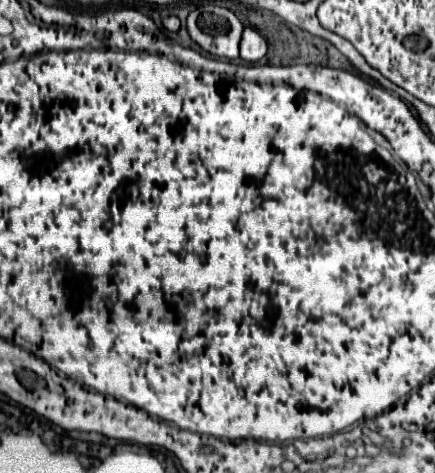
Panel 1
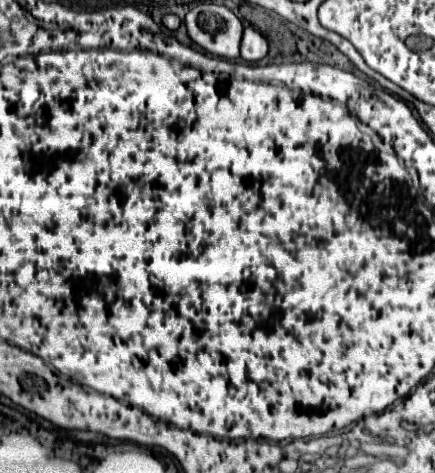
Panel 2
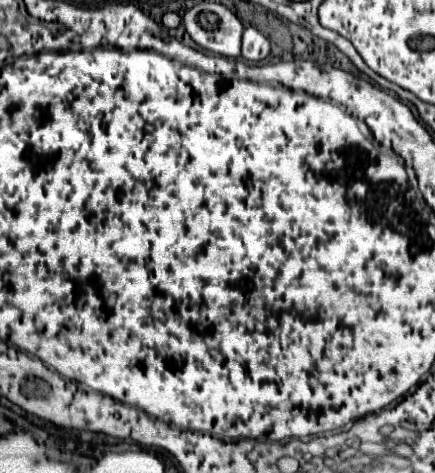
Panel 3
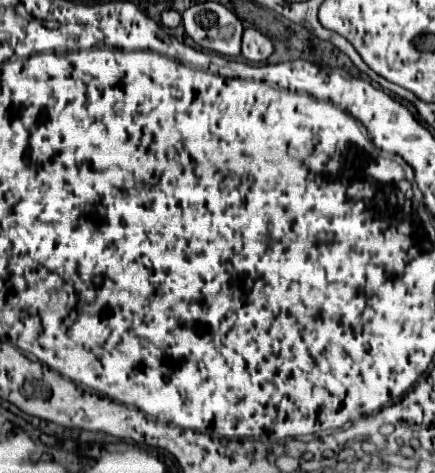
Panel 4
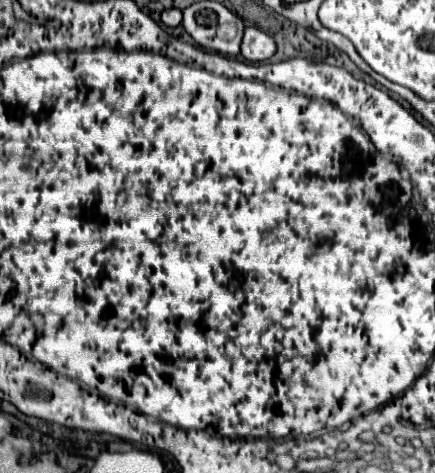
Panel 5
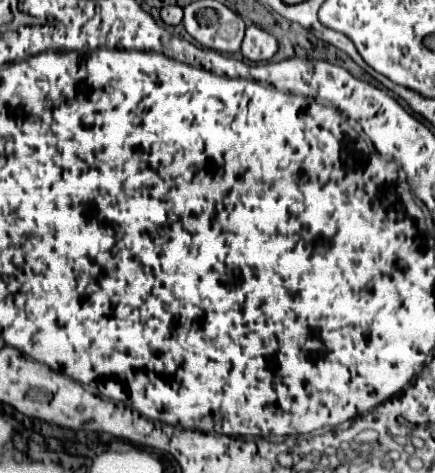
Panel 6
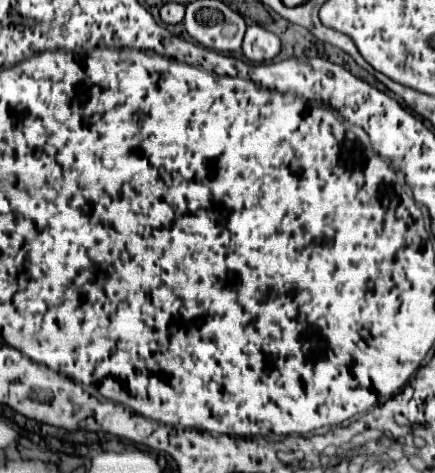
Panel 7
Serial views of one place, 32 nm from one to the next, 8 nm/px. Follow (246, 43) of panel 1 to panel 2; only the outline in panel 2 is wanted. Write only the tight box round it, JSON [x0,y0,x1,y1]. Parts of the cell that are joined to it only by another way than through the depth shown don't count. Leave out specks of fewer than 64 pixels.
[240,28,268,62]

